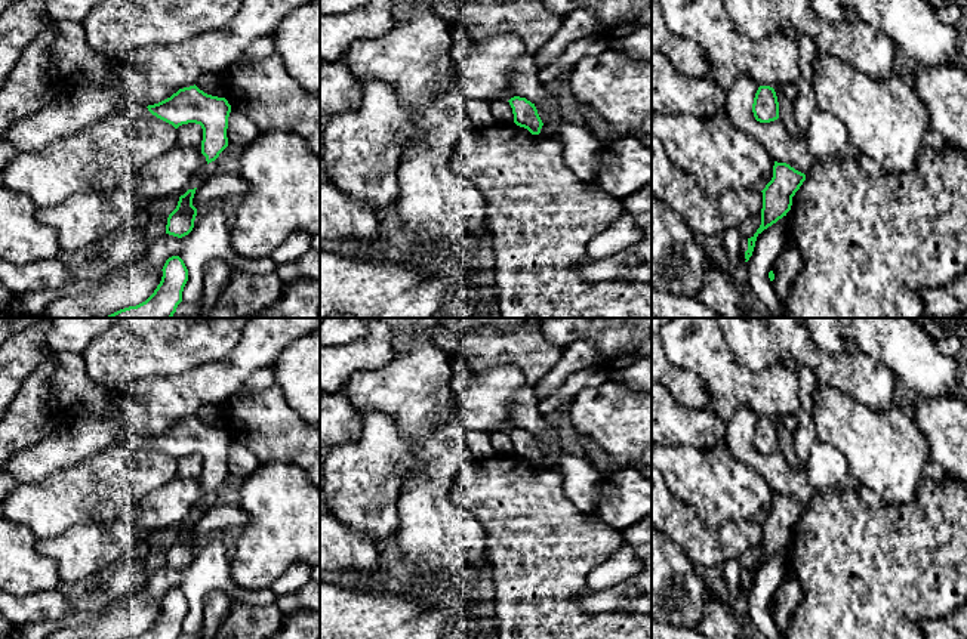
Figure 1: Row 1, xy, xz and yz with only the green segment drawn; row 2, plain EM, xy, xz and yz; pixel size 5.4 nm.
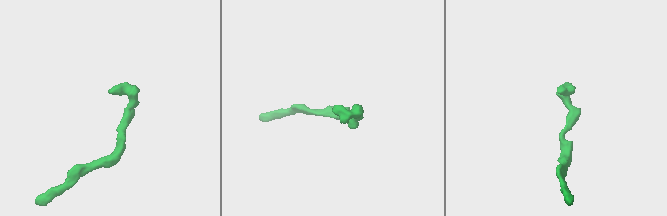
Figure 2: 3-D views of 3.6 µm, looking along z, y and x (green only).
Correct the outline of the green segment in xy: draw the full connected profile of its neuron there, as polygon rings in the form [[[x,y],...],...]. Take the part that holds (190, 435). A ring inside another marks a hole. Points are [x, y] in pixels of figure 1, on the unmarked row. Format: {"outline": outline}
{"outline": [[[225,405],[215,408],[210,426],[195,416],[179,420],[170,429],[148,436],[148,442],[157,450],[178,460],[182,456],[195,454],[203,460],[201,485],[207,496],[215,493],[228,478],[227,460],[231,436],[225,430]]]}

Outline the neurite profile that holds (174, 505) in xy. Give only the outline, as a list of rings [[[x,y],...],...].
[[[201,476],[193,479],[175,478],[172,482],[151,491],[121,513],[130,531],[160,535],[166,530],[181,528],[188,521],[198,519],[207,497]]]

